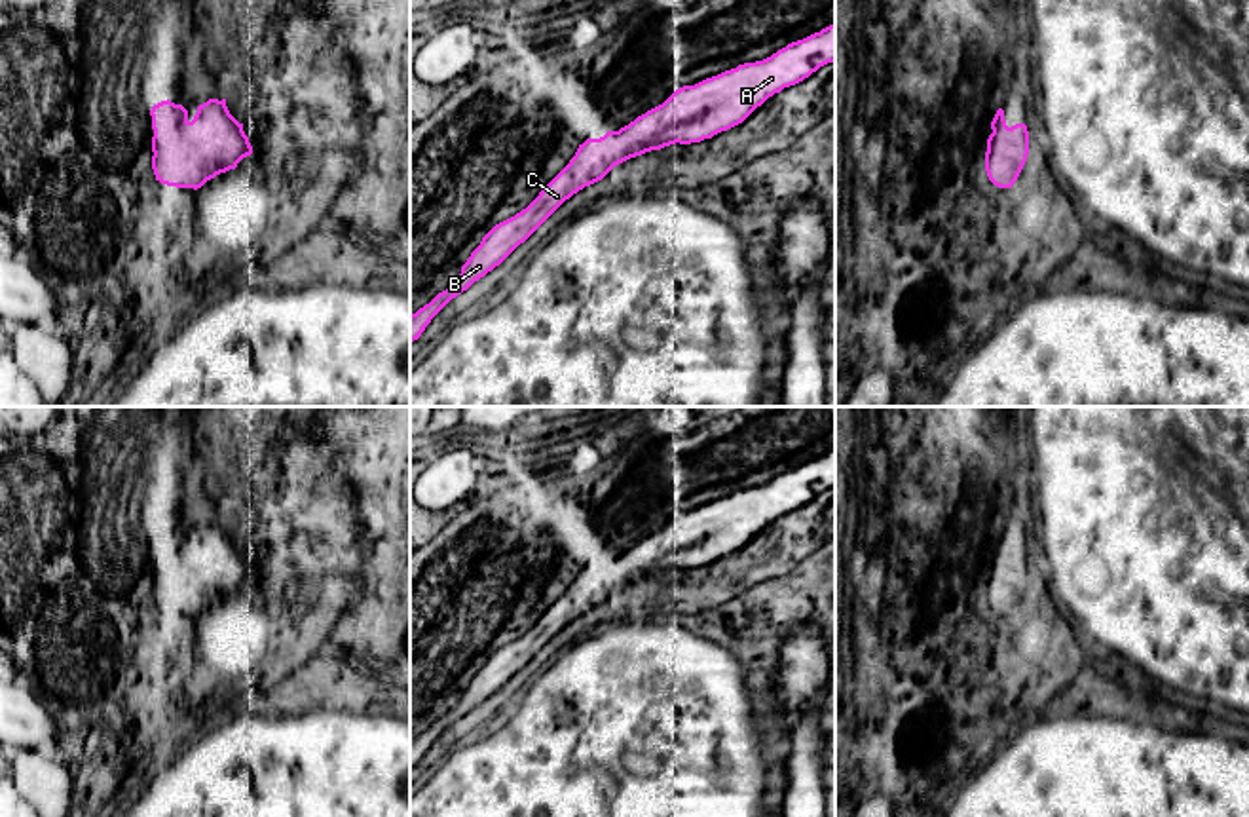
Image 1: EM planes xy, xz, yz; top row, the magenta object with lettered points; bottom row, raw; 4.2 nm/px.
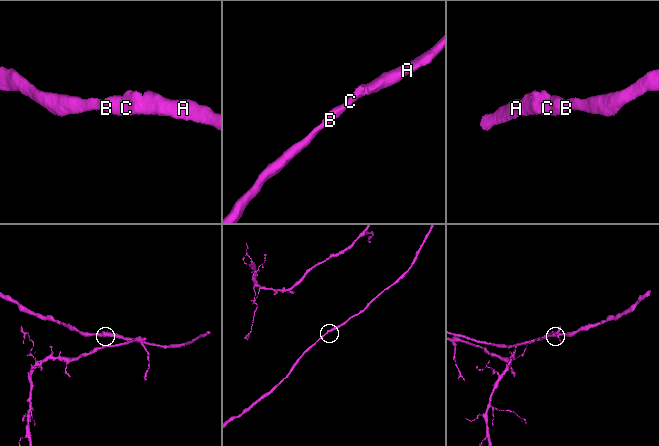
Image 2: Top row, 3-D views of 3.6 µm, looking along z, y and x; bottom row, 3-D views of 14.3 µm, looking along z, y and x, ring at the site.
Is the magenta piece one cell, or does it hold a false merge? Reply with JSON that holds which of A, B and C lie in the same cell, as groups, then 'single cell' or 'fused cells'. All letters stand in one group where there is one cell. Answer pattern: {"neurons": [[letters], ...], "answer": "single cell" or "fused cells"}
{"neurons": [["A", "B", "C"]], "answer": "single cell"}

